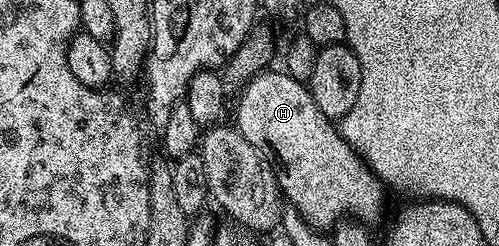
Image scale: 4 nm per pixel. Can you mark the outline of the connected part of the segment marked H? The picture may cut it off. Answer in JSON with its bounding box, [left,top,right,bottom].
[234,68,385,228]

